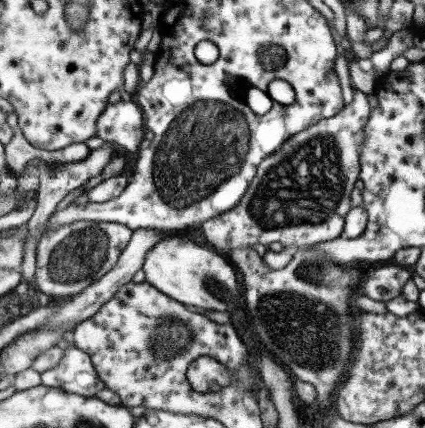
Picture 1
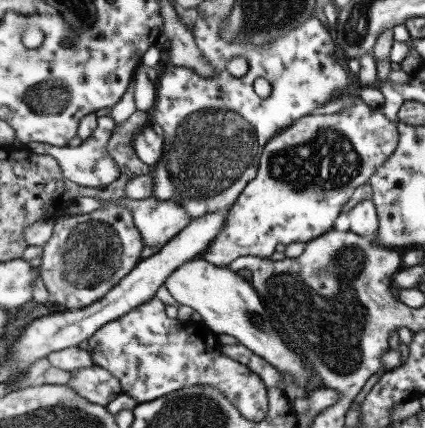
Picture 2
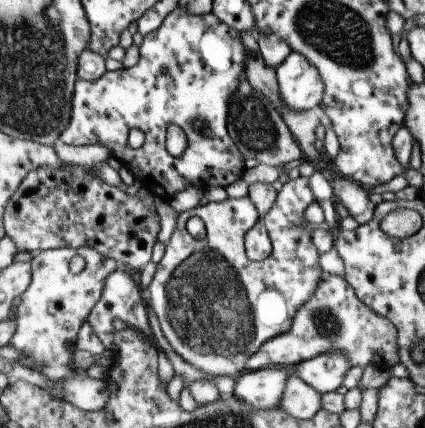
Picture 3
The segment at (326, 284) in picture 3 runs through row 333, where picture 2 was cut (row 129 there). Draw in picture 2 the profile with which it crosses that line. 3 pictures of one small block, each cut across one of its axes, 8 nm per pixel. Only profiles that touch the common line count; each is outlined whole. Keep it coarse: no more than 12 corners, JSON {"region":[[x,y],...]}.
{"region":[[361,98],[266,142],[200,257],[223,267],[334,229],[394,153]]}

